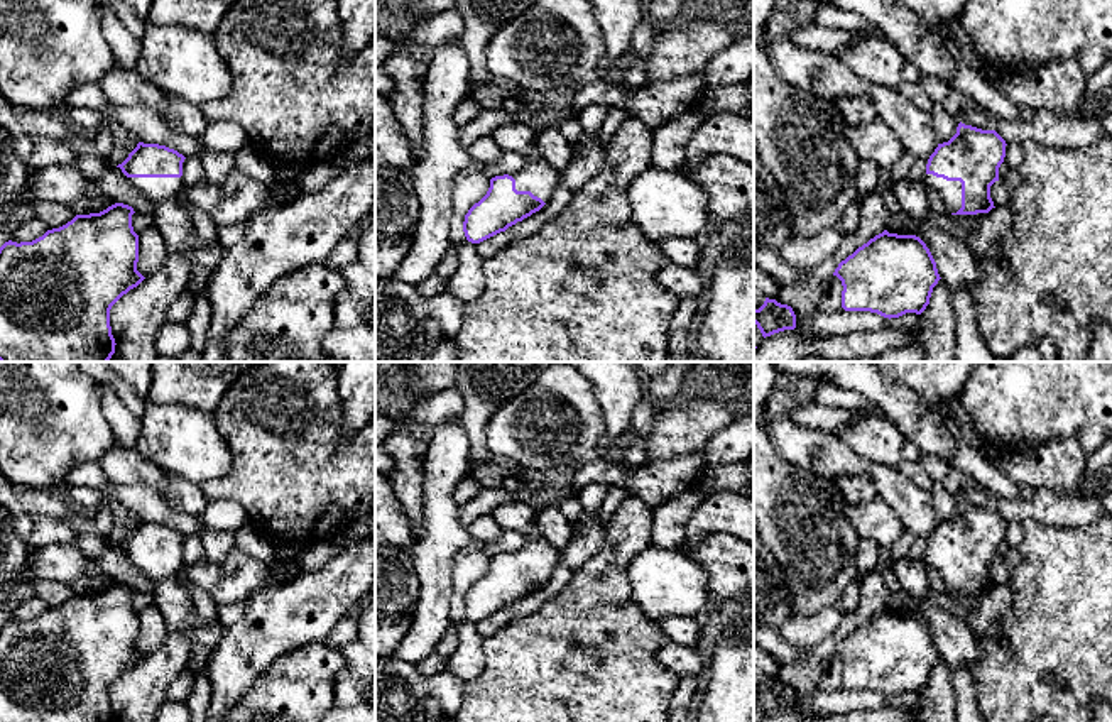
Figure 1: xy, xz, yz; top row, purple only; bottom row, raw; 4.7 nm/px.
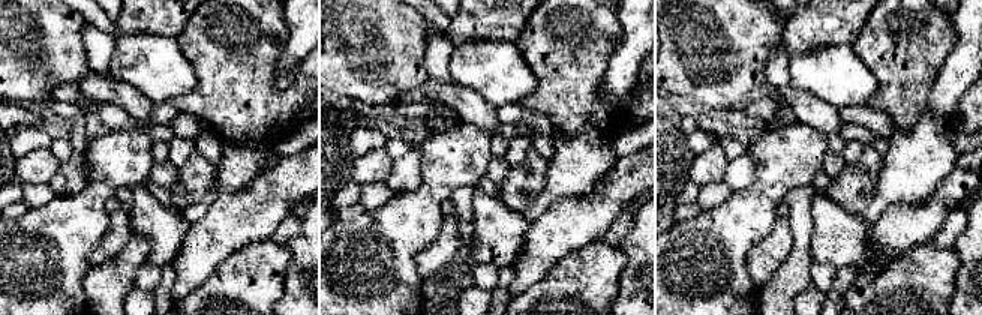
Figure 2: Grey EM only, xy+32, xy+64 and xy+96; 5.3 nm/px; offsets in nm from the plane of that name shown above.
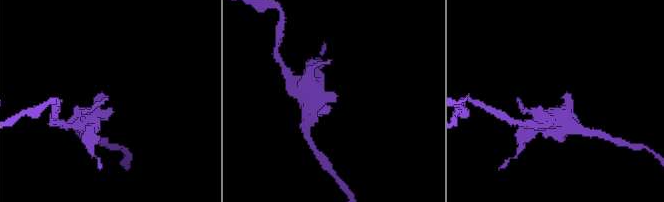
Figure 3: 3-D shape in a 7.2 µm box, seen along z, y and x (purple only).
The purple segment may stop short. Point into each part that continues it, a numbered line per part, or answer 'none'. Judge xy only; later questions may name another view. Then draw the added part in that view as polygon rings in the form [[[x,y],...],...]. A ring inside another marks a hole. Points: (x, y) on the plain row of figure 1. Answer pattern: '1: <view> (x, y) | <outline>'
1: xy (154, 568) | [[[130,556],[130,563],[152,583],[161,578],[176,578],[186,566],[183,556]]]

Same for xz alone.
1: xz (539, 557) | [[[542,538],[527,539],[524,548],[509,555],[515,558],[517,570],[531,570],[544,582],[549,582],[556,566],[563,561],[561,550]]]

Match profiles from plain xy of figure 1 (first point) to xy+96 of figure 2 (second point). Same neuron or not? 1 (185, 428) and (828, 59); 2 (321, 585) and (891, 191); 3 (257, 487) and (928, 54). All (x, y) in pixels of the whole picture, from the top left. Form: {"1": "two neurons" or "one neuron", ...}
{"1": "one neuron", "2": "two neurons", "3": "one neuron"}

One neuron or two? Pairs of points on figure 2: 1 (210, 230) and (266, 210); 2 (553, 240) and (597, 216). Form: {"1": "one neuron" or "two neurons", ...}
{"1": "one neuron", "2": "one neuron"}

